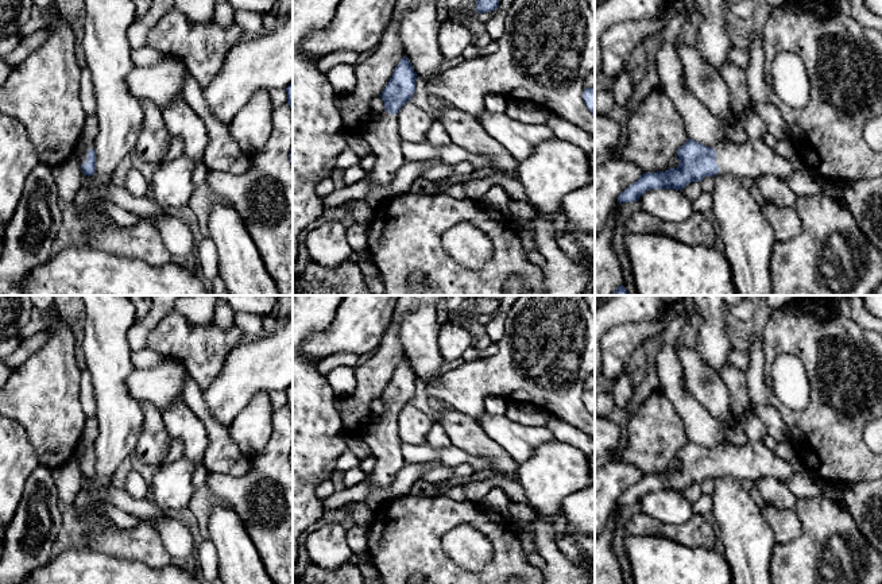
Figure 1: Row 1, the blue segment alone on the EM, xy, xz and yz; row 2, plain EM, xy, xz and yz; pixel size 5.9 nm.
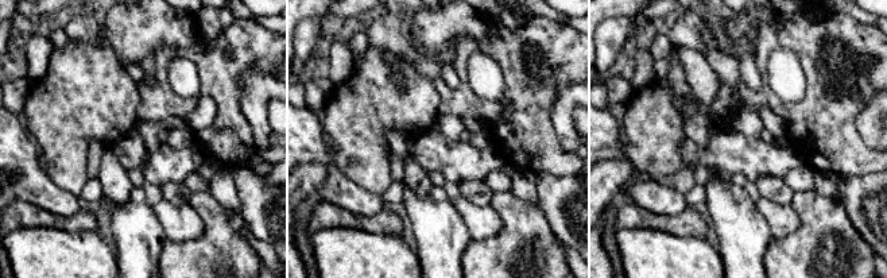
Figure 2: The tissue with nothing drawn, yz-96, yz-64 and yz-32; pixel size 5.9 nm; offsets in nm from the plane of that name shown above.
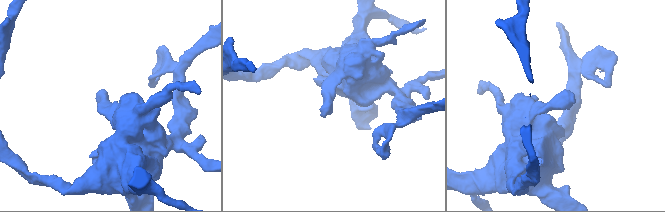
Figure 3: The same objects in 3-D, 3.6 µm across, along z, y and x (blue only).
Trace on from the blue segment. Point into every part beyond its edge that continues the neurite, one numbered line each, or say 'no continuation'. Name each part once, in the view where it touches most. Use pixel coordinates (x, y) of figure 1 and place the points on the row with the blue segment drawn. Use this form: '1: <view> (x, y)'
1: yz (754, 159)

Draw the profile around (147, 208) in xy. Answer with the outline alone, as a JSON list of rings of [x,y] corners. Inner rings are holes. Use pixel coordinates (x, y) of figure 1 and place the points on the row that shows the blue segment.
[[[112,186],[109,189],[104,189],[102,193],[109,202],[113,202],[117,206],[147,220],[170,214],[170,210],[160,206],[154,198],[148,196],[140,198],[134,197],[129,193],[127,193],[124,187],[120,186]]]

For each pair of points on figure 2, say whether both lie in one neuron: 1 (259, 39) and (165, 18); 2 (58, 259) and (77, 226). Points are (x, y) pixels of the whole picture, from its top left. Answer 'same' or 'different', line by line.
1: different
2: different

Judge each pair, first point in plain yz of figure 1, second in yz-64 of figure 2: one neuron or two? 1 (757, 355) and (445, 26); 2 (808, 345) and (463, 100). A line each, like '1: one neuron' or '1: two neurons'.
1: two neurons
2: one neuron

